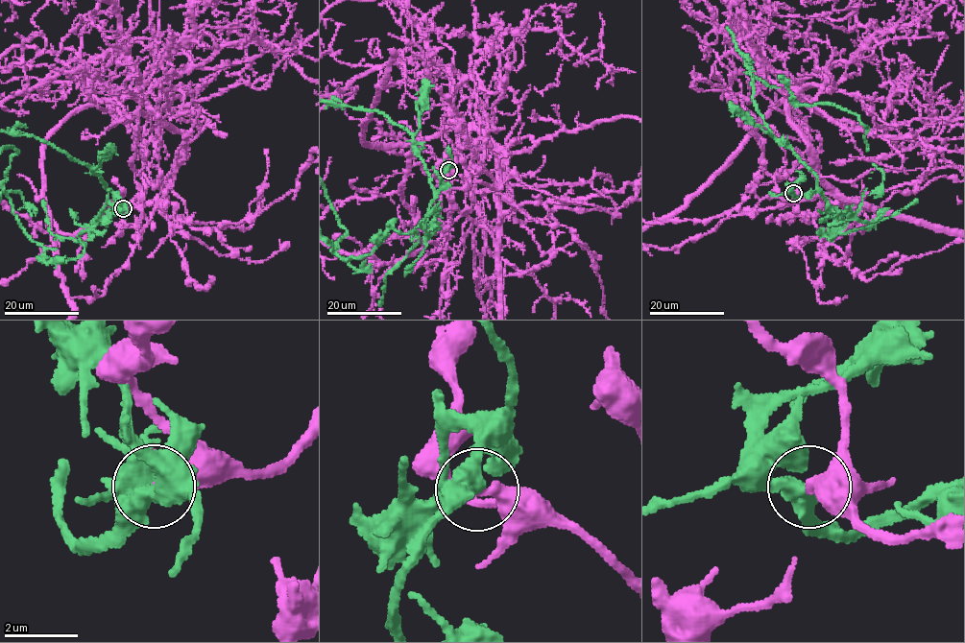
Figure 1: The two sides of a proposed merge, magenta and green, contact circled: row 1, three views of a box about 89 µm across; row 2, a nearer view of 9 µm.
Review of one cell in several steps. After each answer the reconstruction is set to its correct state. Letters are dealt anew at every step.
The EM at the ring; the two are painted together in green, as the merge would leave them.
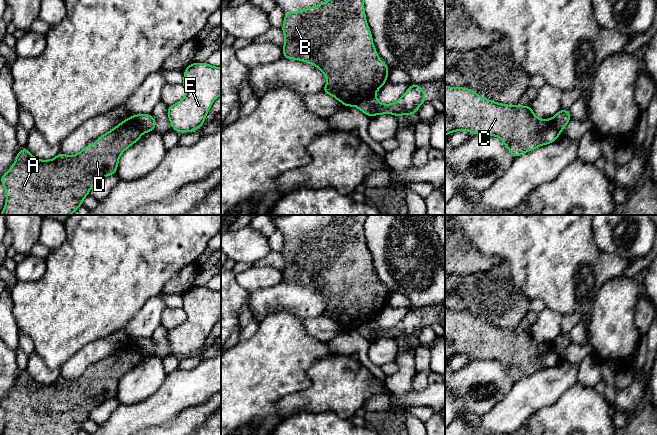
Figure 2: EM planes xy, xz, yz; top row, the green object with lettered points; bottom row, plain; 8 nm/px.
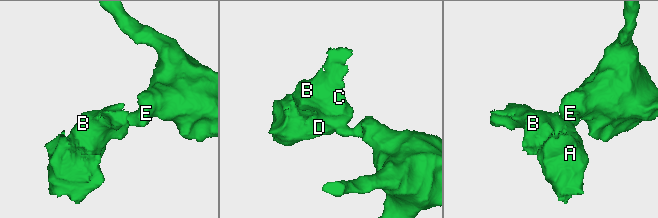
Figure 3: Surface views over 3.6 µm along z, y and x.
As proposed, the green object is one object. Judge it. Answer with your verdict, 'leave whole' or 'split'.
split

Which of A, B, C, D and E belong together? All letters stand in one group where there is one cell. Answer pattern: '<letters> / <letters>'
A B C D / E

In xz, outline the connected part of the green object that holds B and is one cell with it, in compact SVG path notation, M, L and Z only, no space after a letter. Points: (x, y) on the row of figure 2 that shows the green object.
M328 0L298 12L285 12L282 32L285 44L283 57L300 60L315 65L327 79L321 92L333 96L345 107L375 96L376 92L387 82L389 69L378 56L373 44L372 33L367 24L364 0Z

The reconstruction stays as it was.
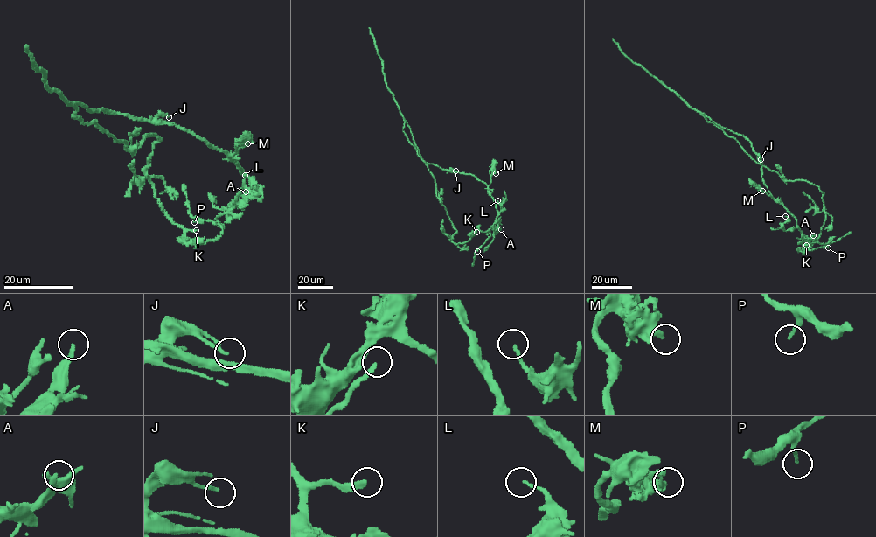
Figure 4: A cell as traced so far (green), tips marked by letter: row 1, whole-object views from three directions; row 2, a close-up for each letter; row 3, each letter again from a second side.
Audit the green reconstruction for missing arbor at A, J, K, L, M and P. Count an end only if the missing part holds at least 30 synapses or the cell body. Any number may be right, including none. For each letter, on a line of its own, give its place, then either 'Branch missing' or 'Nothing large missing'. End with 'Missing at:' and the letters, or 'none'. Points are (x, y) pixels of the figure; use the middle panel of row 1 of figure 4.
A: Place: (501, 229). Nothing large missing
J: Place: (455, 170). Nothing large missing
K: Place: (476, 232). Branch missing
L: Place: (497, 200). Nothing large missing
M: Place: (496, 173). Nothing large missing
P: Place: (477, 251). Nothing large missing
Missing at: K

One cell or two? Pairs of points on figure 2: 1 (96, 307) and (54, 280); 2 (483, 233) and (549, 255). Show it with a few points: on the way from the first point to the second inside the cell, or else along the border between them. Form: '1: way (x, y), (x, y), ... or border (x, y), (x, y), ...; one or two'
1: way (86, 297), (75, 293), (67, 293), (64, 290); one
2: way (499, 233), (527, 233), (533, 239); one

